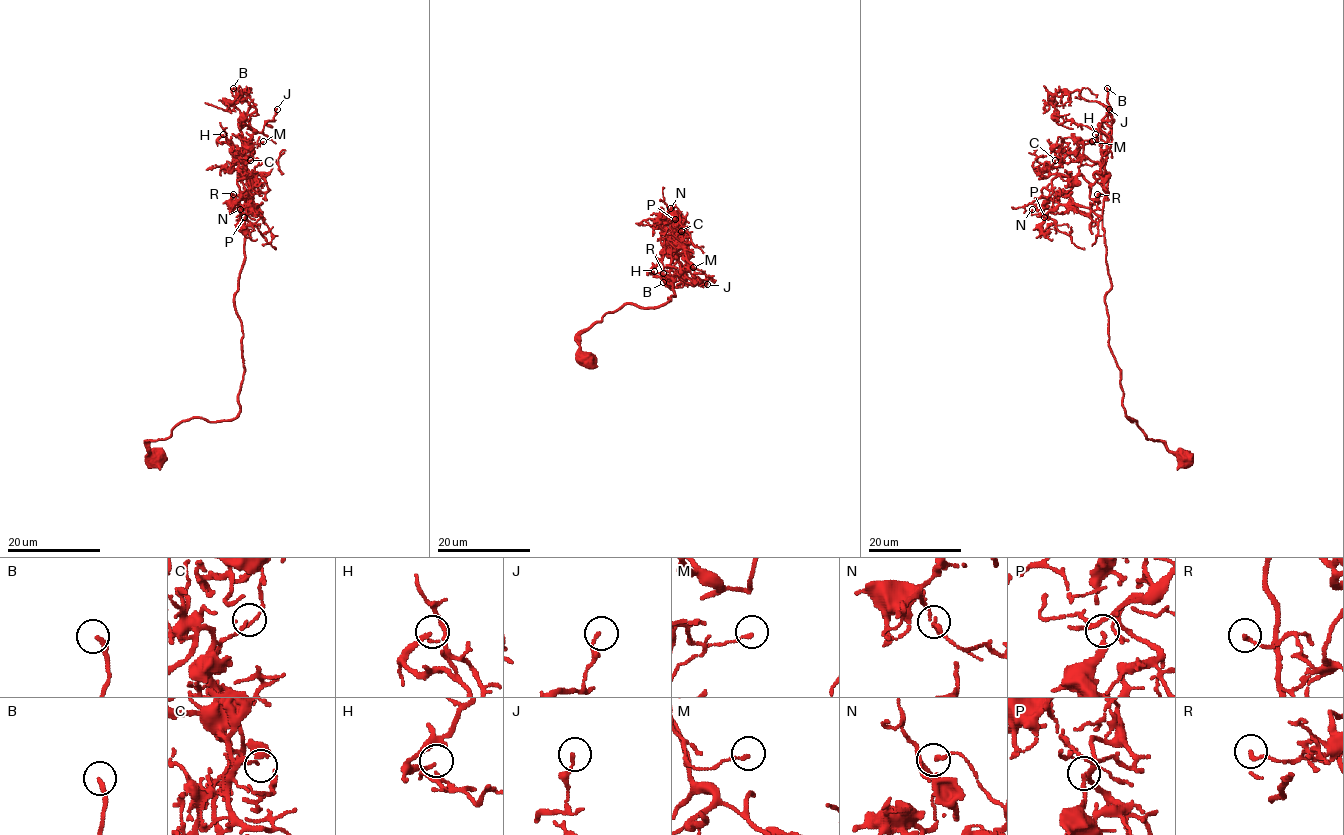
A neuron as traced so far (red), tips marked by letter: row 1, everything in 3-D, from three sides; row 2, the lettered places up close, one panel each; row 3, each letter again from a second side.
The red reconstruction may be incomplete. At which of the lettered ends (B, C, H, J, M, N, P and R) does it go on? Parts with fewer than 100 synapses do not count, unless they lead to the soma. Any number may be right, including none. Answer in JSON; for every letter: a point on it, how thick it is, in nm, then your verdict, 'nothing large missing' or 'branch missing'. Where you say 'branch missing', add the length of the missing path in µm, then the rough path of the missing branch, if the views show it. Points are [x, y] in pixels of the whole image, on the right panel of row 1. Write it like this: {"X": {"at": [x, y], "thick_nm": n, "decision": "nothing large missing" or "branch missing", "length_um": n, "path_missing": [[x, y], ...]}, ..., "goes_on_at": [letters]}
{"B": {"at": [1107, 88], "thick_nm": 200, "decision": "branch missing", "length_um": 40, "path_missing": [[1107, 88], [1101, 74], [1083, 72], [1079, 68], [1076, 54], [1060, 56], [1044, 13], [1043, 6], [1050, 4]]}, "C": {"at": [1055, 160], "thick_nm": 80, "decision": "nothing large missing"}, "H": {"at": [1095, 134], "thick_nm": 130, "decision": "nothing large missing"}, "J": {"at": [1109, 109], "thick_nm": 130, "decision": "nothing large missing"}, "M": {"at": [1092, 141], "thick_nm": 130, "decision": "nothing large missing"}, "N": {"at": [1032, 209], "thick_nm": 100, "decision": "nothing large missing"}, "P": {"at": [1044, 217], "thick_nm": 120, "decision": "nothing large missing"}, "R": {"at": [1097, 194], "thick_nm": 150, "decision": "nothing large missing"}, "goes_on_at": ["B"]}

